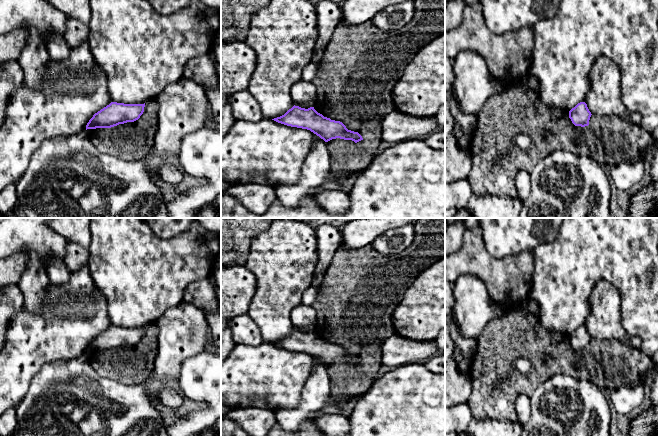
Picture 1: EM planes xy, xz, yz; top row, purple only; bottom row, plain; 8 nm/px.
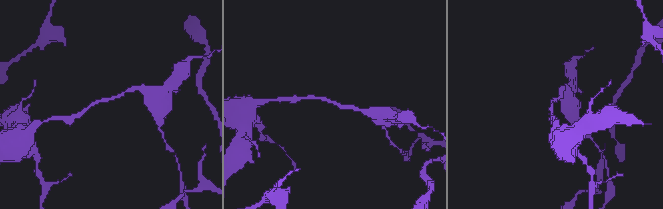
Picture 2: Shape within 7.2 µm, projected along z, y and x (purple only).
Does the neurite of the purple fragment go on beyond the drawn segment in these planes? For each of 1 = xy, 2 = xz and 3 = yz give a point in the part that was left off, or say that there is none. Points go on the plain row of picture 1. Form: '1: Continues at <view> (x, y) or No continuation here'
1: No continuation here
2: No continuation here
3: No continuation here

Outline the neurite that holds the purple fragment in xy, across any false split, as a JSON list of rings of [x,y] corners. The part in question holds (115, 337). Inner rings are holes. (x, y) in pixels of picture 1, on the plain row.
[[[111,326],[93,339],[86,349],[87,353],[111,352],[119,348],[134,346],[144,336],[144,328],[124,328]]]

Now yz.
[[[585,326],[578,327],[569,335],[569,342],[575,350],[588,350],[591,339]]]

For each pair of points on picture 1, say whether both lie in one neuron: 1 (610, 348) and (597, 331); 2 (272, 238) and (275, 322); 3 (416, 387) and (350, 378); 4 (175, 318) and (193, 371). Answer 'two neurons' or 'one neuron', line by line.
1: two neurons
2: one neuron
3: two neurons
4: two neurons

